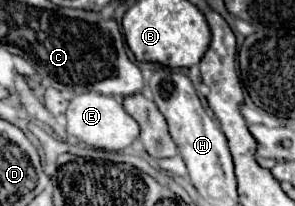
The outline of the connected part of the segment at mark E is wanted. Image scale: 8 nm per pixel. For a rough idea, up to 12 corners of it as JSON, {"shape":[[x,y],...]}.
{"shape":[[81,93],[67,133],[95,149],[123,151],[139,125],[115,97]]}

